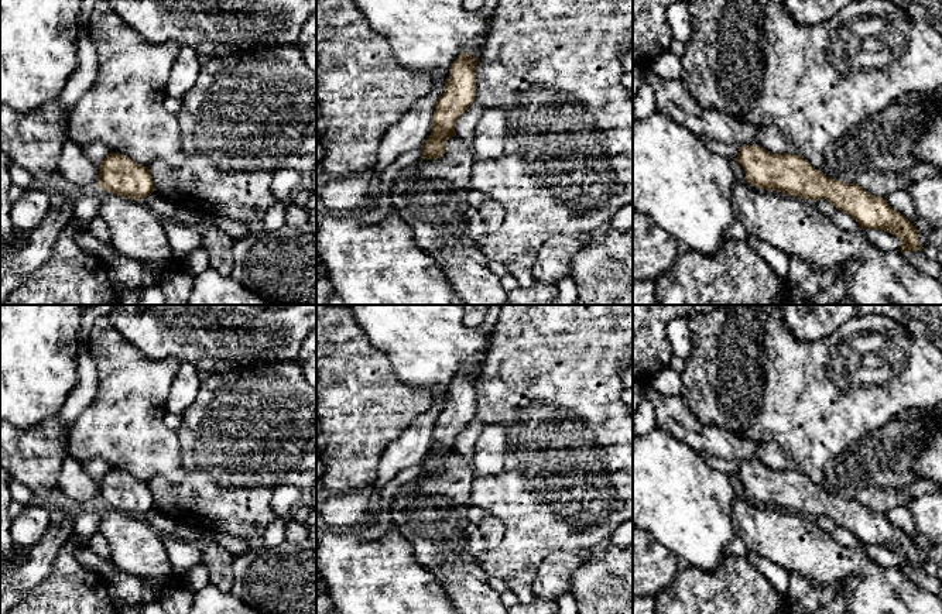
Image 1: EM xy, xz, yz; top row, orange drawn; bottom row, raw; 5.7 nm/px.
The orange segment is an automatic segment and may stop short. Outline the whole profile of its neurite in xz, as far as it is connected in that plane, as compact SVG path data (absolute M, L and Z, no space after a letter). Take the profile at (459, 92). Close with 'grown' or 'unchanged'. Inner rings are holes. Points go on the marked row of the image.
M466 52L452 64L445 90L435 106L432 131L424 144L422 159L441 158L446 151L446 141L456 136L456 121L470 107L476 96L476 65L479 61Z; unchanged

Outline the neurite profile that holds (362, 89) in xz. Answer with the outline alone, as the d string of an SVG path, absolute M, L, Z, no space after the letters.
M316 0L316 59L316 100L326 124L326 131L319 134L323 175L342 179L373 172L386 131L429 92L432 79L403 66L390 44L370 28L353 0Z

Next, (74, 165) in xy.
M69 138L61 151L58 172L78 186L97 188L100 164L89 159L82 144Z

